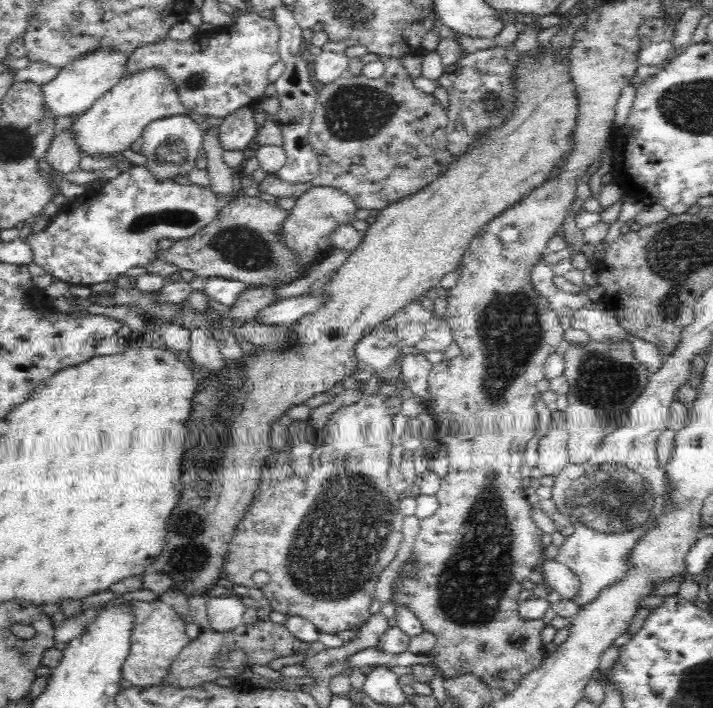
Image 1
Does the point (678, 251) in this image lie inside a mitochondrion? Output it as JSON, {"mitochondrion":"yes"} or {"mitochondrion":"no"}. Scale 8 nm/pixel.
{"mitochondrion":"yes"}

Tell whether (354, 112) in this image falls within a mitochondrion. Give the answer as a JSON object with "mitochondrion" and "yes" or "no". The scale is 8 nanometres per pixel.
{"mitochondrion":"yes"}

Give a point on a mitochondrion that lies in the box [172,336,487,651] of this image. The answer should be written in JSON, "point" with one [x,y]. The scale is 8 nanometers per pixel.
{"point":[332,554]}

